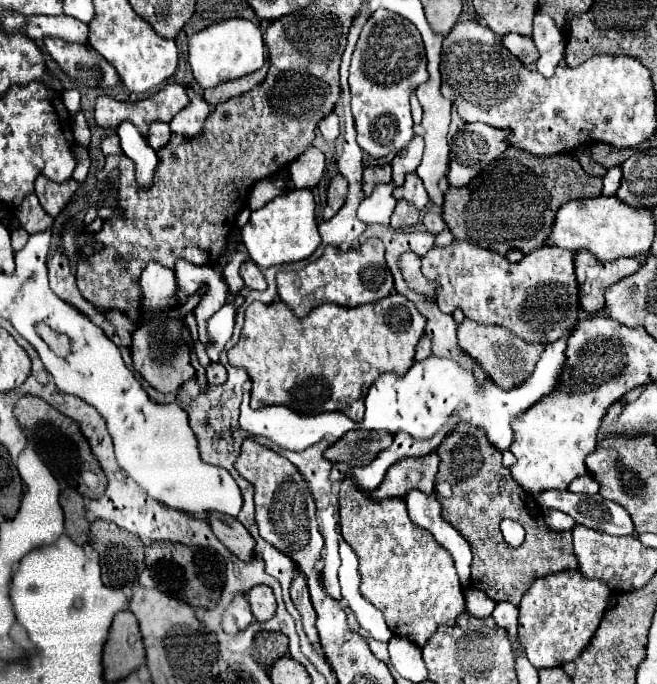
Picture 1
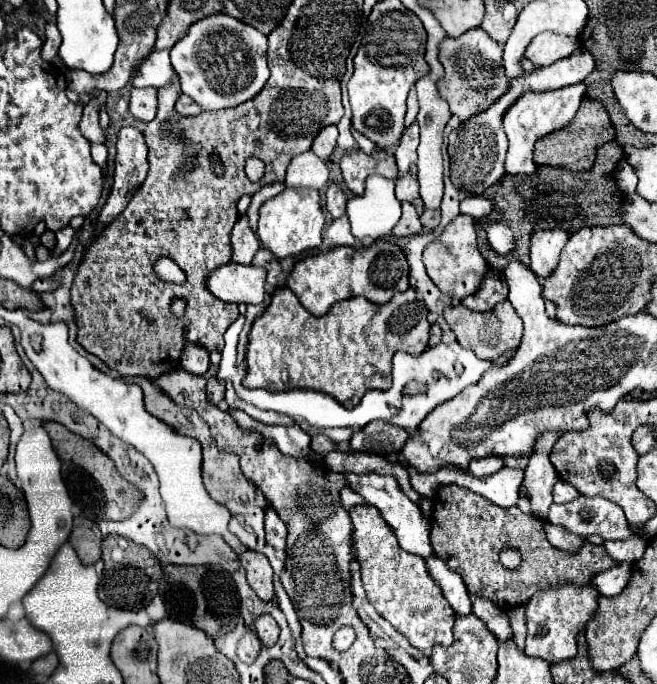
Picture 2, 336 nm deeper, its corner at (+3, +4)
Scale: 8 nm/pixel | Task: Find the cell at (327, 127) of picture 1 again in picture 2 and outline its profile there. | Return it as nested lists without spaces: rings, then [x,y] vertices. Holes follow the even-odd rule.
[[[336,125],[324,127],[324,129],[316,135],[316,139],[314,139],[314,143],[312,143],[312,151],[314,151],[320,159],[326,161],[326,159],[330,157],[330,153],[334,151],[334,147],[336,147],[336,137],[338,137]]]

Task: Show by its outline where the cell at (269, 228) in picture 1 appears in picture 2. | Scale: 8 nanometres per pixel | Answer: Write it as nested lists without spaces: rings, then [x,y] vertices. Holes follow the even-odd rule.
[[[284,189],[276,197],[268,199],[260,207],[258,221],[258,239],[262,245],[272,251],[278,259],[300,255],[306,249],[314,249],[322,245],[322,227],[324,213],[320,209],[320,197],[316,189]]]

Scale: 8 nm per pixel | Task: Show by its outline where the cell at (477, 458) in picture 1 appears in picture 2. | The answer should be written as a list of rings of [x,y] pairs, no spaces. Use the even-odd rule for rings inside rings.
[[[456,483],[442,487],[436,497],[432,497],[432,533],[430,543],[434,555],[440,557],[448,569],[458,573],[472,595],[490,599],[502,611],[512,611],[528,603],[528,599],[540,591],[558,583],[588,583],[596,573],[614,567],[612,559],[606,555],[604,547],[584,541],[580,551],[570,553],[554,547],[546,539],[544,519],[534,515],[524,515],[518,507],[498,507],[484,499],[482,495],[460,487]],[[502,547],[516,547],[522,551],[522,565],[514,571],[504,569],[498,563],[498,553]]]

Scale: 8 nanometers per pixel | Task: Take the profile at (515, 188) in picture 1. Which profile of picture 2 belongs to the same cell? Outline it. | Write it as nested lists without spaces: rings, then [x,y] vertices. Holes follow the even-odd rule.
[[[614,141],[602,145],[598,149],[598,155],[596,155],[596,161],[594,161],[594,167],[590,171],[580,171],[580,173],[572,173],[568,169],[560,169],[560,167],[550,167],[550,165],[538,165],[538,171],[532,173],[532,175],[504,175],[496,185],[488,187],[482,195],[478,197],[486,197],[486,199],[492,199],[494,201],[494,209],[490,215],[482,217],[482,219],[476,219],[476,233],[478,233],[478,247],[480,247],[480,253],[484,255],[484,259],[488,261],[490,267],[498,269],[498,271],[504,271],[504,267],[510,263],[510,257],[502,257],[498,255],[490,245],[488,245],[488,239],[486,239],[486,225],[484,223],[502,223],[502,225],[508,225],[514,233],[514,249],[512,249],[512,259],[516,257],[516,261],[528,265],[528,247],[530,247],[530,237],[532,233],[540,231],[540,229],[562,229],[566,231],[568,235],[576,233],[578,229],[582,227],[594,227],[594,225],[612,225],[612,223],[620,223],[620,219],[616,219],[616,203],[620,203],[622,199],[622,193],[616,189],[616,183],[614,183],[614,165],[618,159],[624,157],[624,151],[620,147],[616,147]]]

